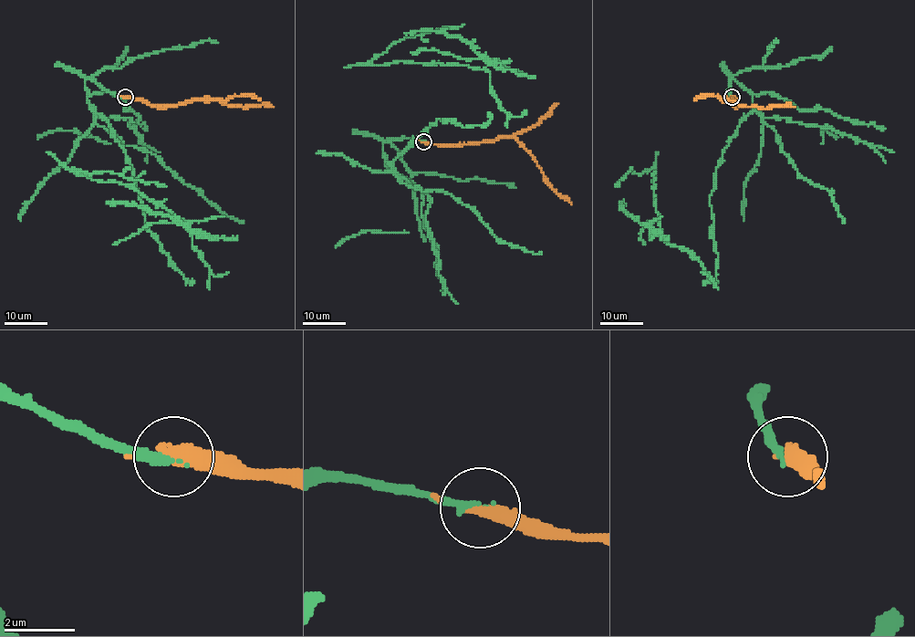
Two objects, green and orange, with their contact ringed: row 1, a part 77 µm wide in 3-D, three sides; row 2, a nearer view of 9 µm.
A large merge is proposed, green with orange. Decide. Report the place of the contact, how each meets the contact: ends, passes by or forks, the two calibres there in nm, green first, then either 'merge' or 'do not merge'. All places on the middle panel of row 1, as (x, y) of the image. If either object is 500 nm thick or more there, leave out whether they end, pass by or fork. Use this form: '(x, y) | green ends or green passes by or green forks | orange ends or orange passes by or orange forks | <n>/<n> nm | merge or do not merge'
(423, 141) | green ends | orange passes by | 240/360 nm | merge

